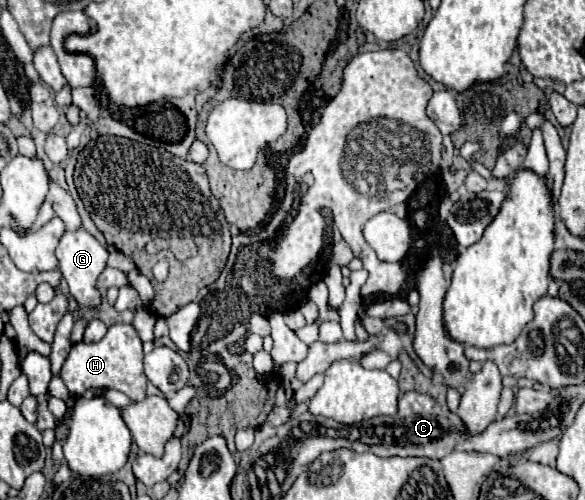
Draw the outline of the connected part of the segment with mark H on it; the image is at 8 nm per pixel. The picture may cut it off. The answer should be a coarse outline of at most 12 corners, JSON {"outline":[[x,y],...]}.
{"outline":[[132,324],[96,344],[76,342],[60,378],[144,400],[142,340]]}

